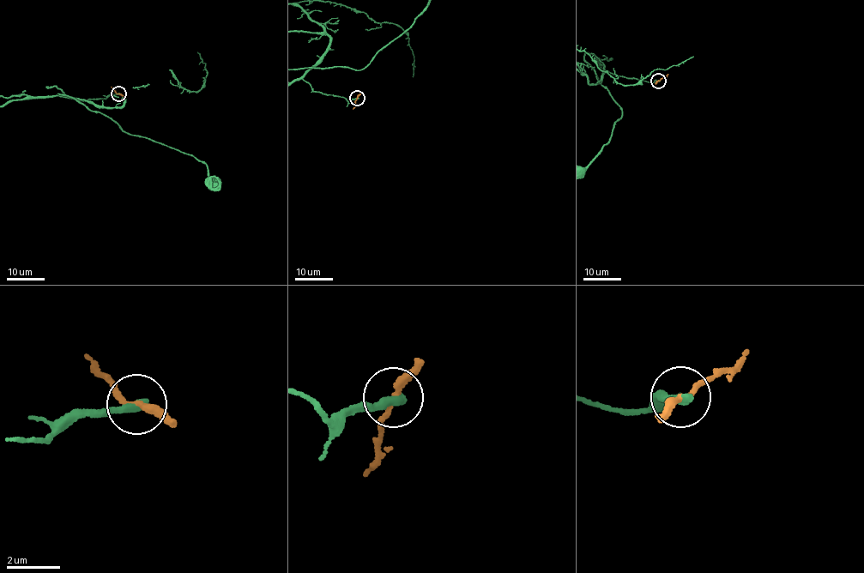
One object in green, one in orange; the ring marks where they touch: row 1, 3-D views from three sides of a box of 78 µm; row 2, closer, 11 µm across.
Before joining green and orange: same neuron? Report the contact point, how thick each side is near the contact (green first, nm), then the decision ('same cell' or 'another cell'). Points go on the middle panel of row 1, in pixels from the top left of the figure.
place (357, 98); calibres 380 and 240 nm; another cell

